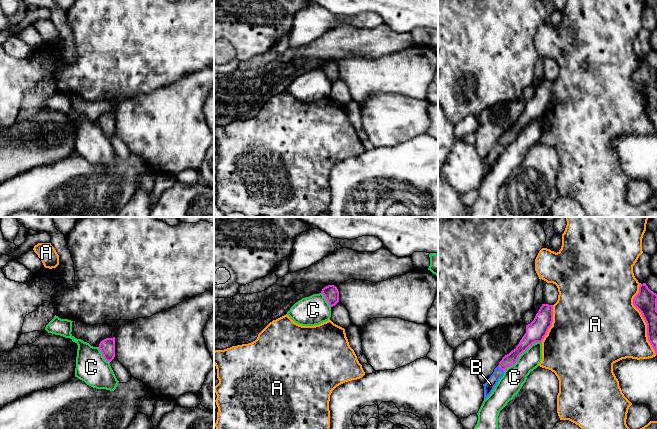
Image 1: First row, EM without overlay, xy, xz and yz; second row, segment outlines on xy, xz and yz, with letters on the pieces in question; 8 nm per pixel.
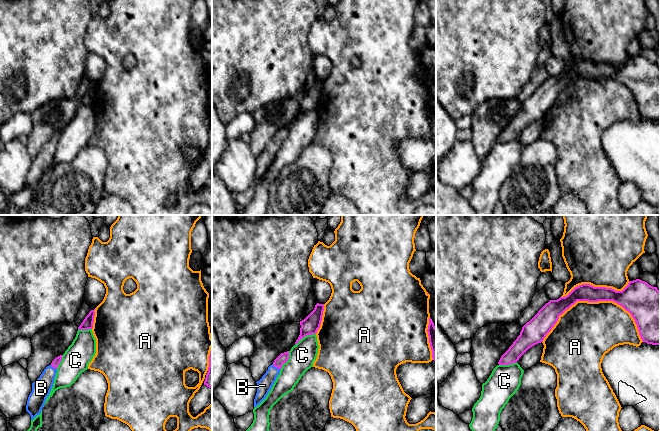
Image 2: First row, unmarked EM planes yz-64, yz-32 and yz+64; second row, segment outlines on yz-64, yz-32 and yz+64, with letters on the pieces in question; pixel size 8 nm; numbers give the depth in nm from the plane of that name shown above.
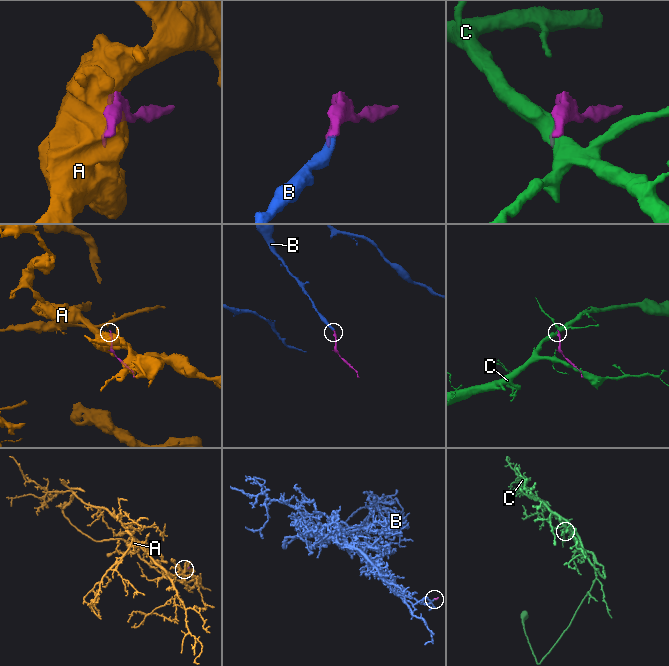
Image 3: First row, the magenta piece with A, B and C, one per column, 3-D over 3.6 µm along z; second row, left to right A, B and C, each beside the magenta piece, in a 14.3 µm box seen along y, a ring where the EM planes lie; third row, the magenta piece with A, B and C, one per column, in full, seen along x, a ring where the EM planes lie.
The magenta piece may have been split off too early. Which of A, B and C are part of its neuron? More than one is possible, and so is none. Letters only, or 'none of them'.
B

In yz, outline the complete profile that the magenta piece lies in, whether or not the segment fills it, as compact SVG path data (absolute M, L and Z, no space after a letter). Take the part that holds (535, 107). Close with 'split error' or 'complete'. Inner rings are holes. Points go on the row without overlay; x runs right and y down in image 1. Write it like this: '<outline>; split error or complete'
M542 80L534 96L526 101L526 109L520 116L519 120L509 130L505 131L494 145L493 150L486 157L484 162L484 175L486 175L494 166L499 155L503 152L504 147L514 141L519 132L536 118L542 118L547 111L553 98L553 81Z; split error

